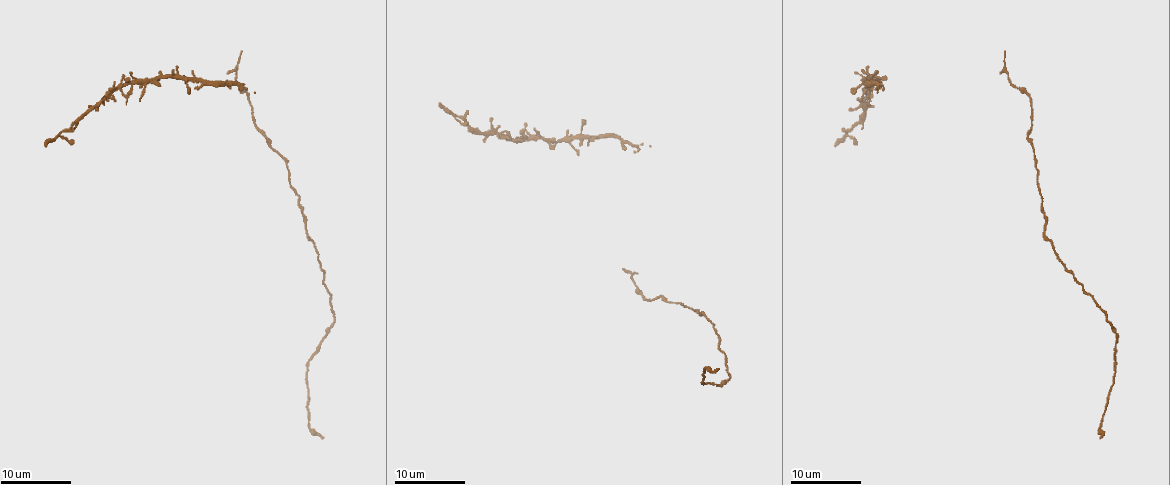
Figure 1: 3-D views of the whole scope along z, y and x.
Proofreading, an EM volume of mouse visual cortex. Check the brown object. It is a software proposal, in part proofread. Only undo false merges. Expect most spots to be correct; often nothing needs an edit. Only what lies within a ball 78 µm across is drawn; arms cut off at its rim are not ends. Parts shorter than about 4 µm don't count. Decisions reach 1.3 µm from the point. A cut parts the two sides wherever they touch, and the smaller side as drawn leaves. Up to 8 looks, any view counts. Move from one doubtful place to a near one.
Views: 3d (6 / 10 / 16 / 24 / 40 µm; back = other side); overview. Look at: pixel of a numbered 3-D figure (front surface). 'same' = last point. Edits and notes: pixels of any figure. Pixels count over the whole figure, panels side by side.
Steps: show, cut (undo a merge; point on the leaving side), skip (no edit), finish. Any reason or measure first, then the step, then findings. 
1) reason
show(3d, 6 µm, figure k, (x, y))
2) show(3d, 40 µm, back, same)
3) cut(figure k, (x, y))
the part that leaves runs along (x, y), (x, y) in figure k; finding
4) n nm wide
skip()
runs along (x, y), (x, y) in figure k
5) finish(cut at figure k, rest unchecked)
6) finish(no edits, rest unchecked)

calibre changes
show(3d, 10 µm, figure 1, (1117, 334))

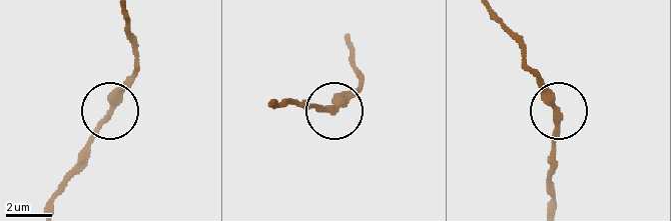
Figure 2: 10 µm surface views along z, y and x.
show(3d, 10 µm, back, figure 2, (559, 114))

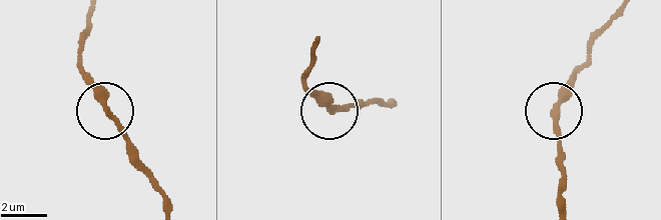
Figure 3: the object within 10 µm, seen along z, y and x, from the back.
280 nm wide
skip()
one neuron here

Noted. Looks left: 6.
thick turns thin
show(3d, 16 µm, figure 1, (1040, 211))

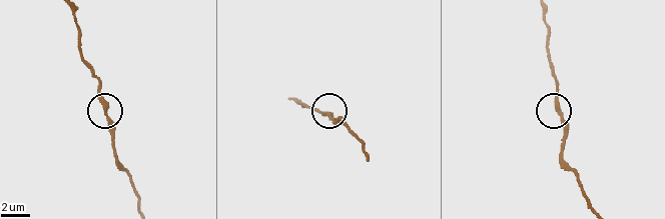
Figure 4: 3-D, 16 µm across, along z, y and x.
show(3d, 6 µm, figure 4, (559, 106))

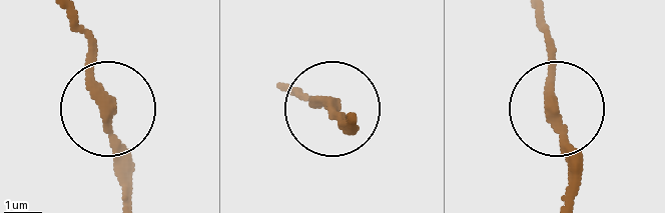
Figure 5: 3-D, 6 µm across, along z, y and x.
skip()
runs along (535, 14), (554, 52), (554, 119), (573, 192) in figure 5; continuous, no second neuron

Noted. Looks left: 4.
thick turns thin
show(3d, 10 µm, figure 1, (665, 302))

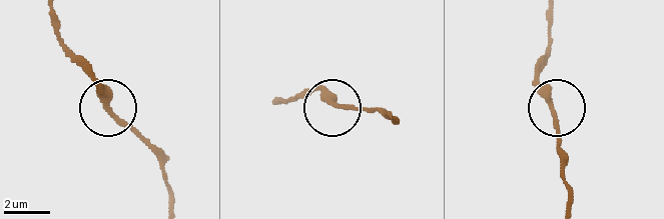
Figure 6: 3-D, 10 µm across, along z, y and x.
240 nm wide
skip()
runs along (551, 17), (551, 52), (539, 75), (556, 115), (556, 153) in figure 6; continuous, no second neuron

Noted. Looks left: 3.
sudden change in width
show(3d, 10 µm, figure 1, (313, 244))

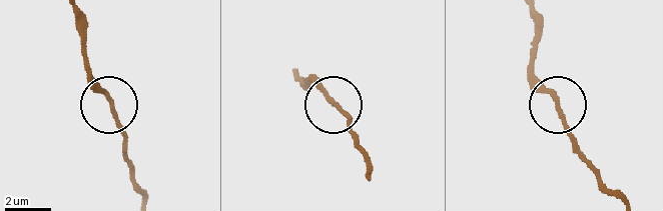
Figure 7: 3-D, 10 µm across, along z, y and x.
skip()
runs along (532, 13), (537, 30), (534, 76), (553, 99), (581, 160) in figure 7; one neuron here

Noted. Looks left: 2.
finish(no edits, rest unchecked)

